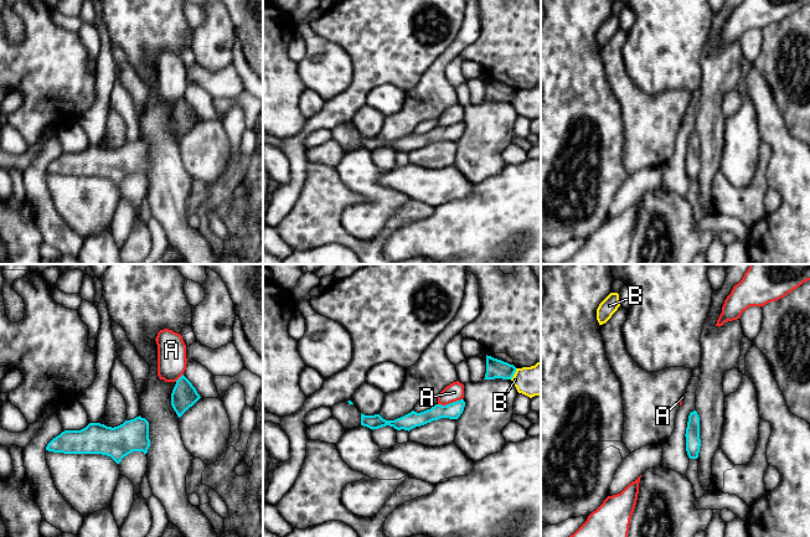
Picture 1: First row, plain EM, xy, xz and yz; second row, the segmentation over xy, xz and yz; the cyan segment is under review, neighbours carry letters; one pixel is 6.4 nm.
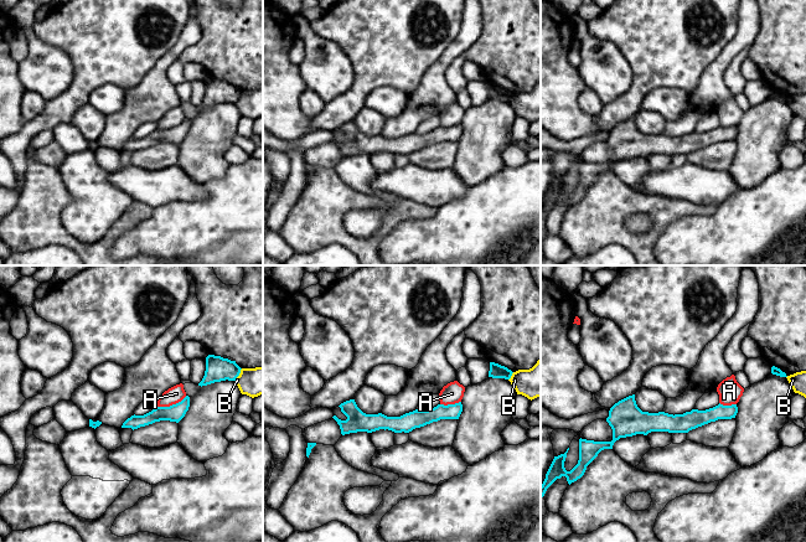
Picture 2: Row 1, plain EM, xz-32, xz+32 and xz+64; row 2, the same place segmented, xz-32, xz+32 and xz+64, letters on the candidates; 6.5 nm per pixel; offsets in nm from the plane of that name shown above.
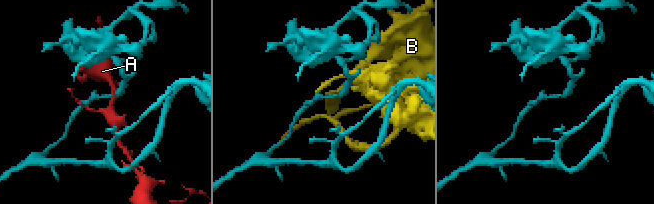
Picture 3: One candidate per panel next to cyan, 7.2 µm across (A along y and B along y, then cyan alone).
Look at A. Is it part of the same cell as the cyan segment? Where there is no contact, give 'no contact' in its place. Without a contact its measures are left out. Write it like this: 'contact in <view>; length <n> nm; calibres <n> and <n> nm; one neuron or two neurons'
contact in xz; length 170 nm; calibres 110 and 120 nm; two neurons

